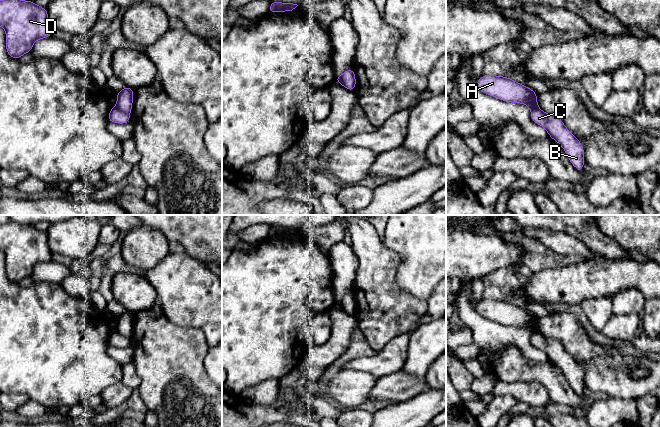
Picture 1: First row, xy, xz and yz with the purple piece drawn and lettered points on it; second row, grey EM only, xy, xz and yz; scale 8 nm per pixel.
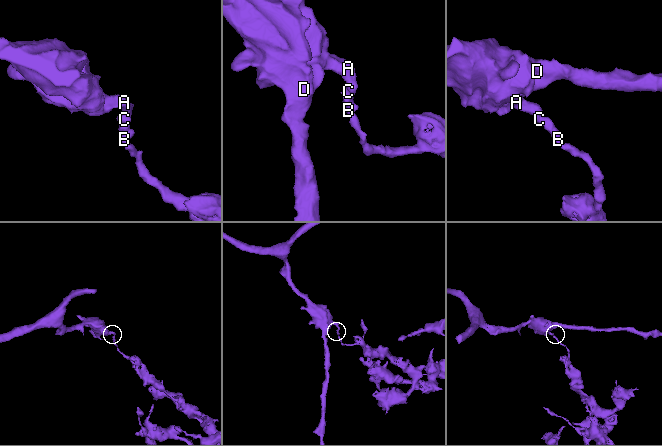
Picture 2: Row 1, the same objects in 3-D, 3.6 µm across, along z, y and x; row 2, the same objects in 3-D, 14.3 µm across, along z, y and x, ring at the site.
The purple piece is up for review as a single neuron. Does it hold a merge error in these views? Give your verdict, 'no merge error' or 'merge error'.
merge error

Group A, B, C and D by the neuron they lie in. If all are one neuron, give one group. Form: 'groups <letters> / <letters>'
groups A D / B C

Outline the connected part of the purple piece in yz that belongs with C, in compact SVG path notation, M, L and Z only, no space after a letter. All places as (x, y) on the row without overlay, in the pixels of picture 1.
M535 332L531 334L531 343L534 347L544 351L549 361L563 371L568 383L577 394L581 395L584 392L584 372L566 352L560 341Z

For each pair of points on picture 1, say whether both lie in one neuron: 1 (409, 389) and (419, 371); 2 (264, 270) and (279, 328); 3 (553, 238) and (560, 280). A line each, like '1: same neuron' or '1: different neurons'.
1: different neurons
2: same neuron
3: different neurons

